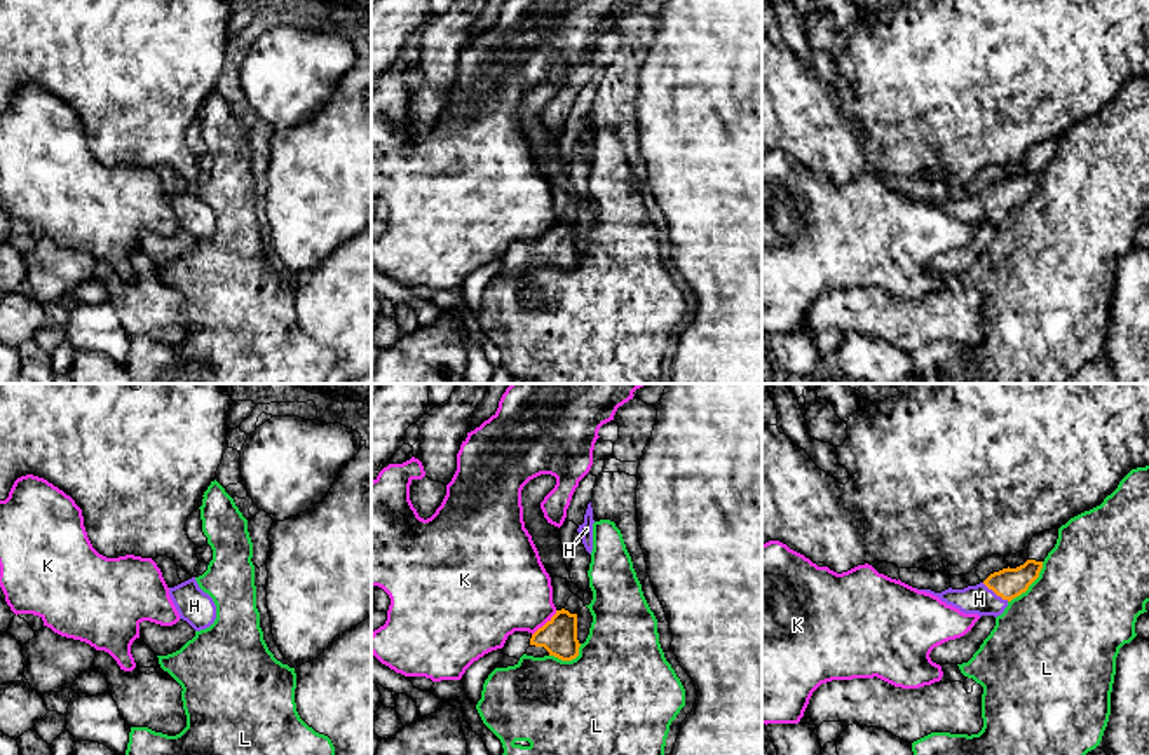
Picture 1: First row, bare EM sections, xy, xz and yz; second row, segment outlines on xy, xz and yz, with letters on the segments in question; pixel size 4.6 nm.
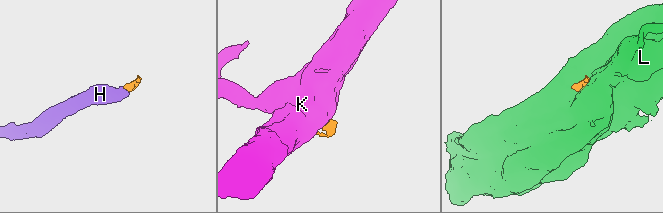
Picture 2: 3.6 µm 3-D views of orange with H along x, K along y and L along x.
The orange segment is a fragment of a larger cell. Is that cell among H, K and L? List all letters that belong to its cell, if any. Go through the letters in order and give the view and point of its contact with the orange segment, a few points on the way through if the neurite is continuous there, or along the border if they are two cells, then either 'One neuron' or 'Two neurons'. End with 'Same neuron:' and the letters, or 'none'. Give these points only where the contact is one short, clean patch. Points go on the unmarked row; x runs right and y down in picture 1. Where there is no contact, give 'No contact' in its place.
H: Touches orange at yz (996, 203). Path across: yz (1008, 192), (996, 203), (989, 208), (979, 208). One neuron
K: Touches orange at xz (546, 232). Boundary: xz (557, 220), (532, 244). Two neurons
L: Touches orange at yz (1031, 192). Boundary: yz (1043, 171), (1038, 187), (1008, 211). Two neurons
Same neuron: H

